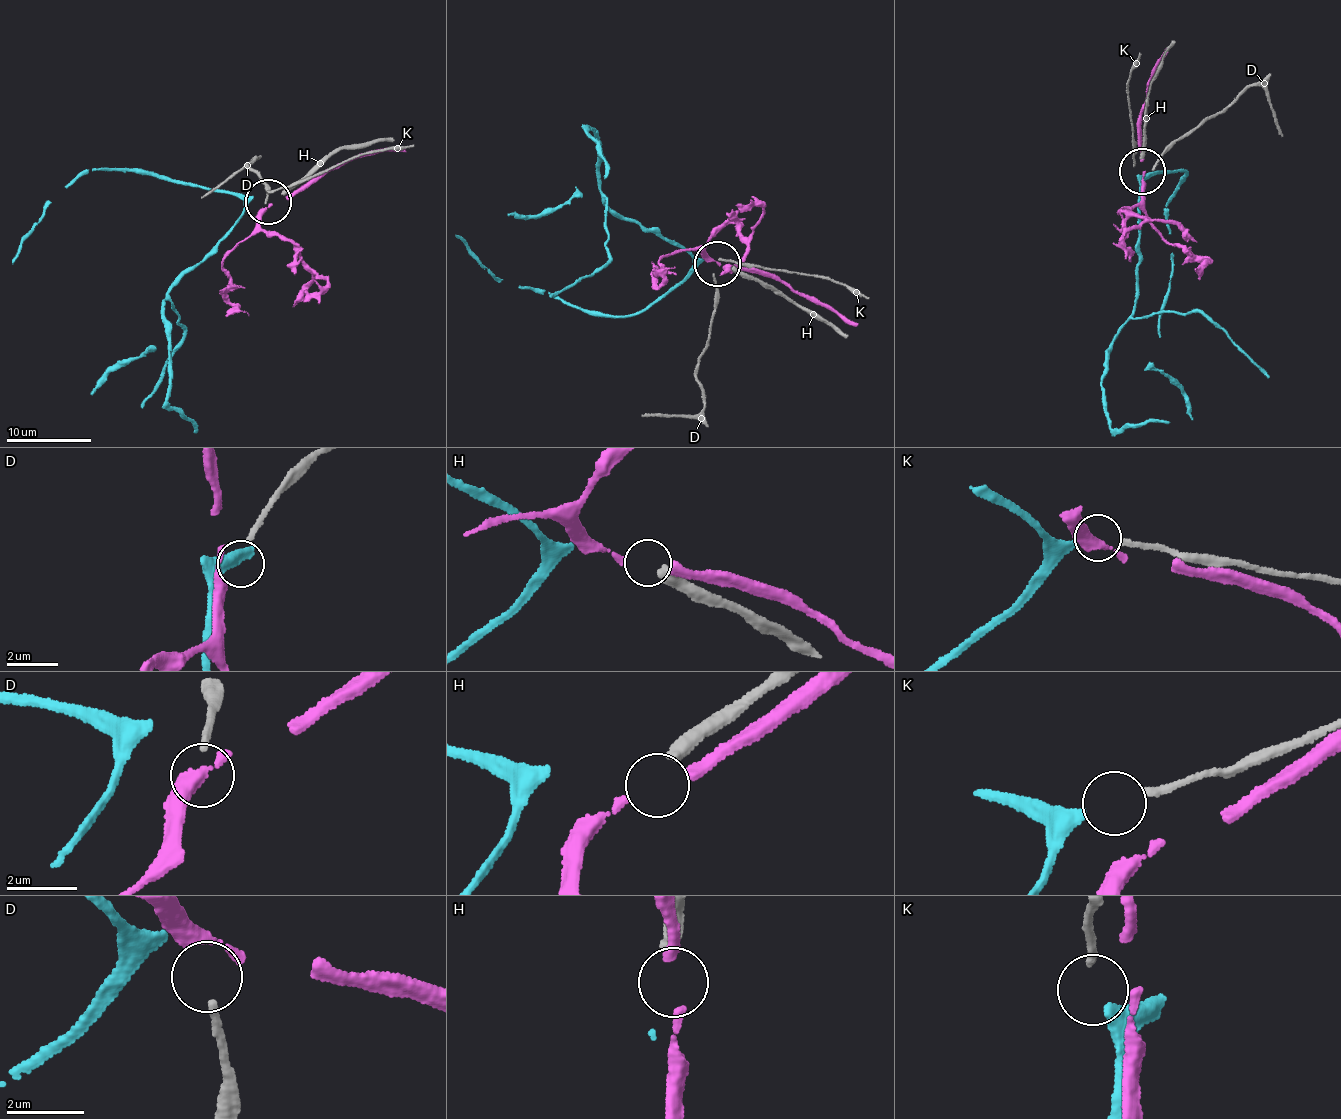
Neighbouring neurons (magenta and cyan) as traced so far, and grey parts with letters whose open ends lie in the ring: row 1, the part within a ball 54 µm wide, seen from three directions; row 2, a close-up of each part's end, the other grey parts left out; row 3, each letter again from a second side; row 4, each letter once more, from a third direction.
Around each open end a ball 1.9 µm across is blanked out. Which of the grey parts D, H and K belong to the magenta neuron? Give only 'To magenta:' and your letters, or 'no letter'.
To magenta: no letter

